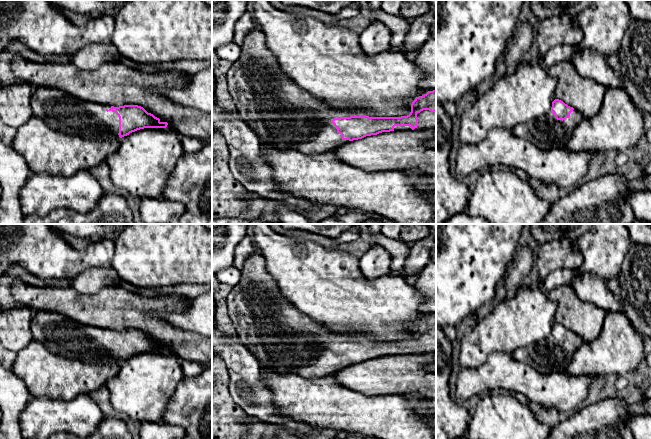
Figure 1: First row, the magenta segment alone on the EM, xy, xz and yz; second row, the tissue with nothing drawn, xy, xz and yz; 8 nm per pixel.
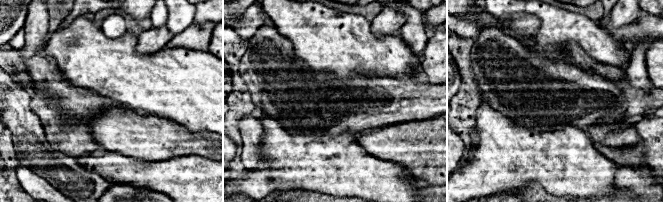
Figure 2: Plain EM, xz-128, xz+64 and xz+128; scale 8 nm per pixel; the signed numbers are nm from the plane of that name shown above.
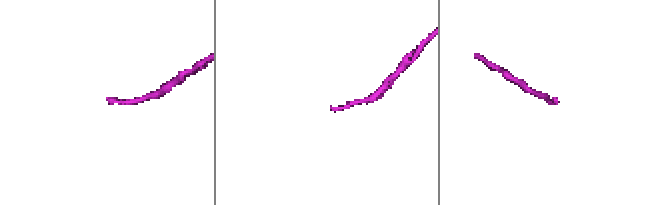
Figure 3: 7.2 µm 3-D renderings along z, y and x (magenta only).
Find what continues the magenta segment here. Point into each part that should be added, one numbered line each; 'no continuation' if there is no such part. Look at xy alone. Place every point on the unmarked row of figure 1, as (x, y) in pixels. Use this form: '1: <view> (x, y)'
1: xy (61, 335)

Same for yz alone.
1: yz (546, 356)

